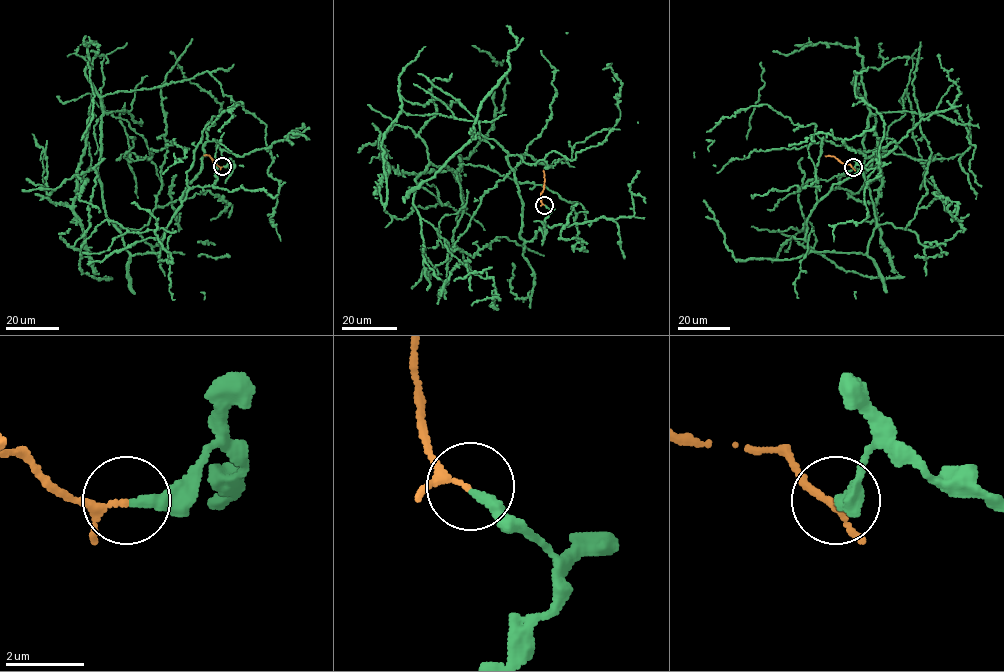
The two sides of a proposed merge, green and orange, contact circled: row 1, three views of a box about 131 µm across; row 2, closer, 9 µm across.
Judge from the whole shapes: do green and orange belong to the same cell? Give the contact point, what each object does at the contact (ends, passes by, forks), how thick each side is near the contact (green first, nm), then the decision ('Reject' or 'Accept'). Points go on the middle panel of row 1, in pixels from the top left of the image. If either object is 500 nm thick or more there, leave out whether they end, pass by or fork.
Place: (544, 205). At the ring green ends. At the ring orange passes by. Thickness 280 nm (green) against 140 nm. Reject

